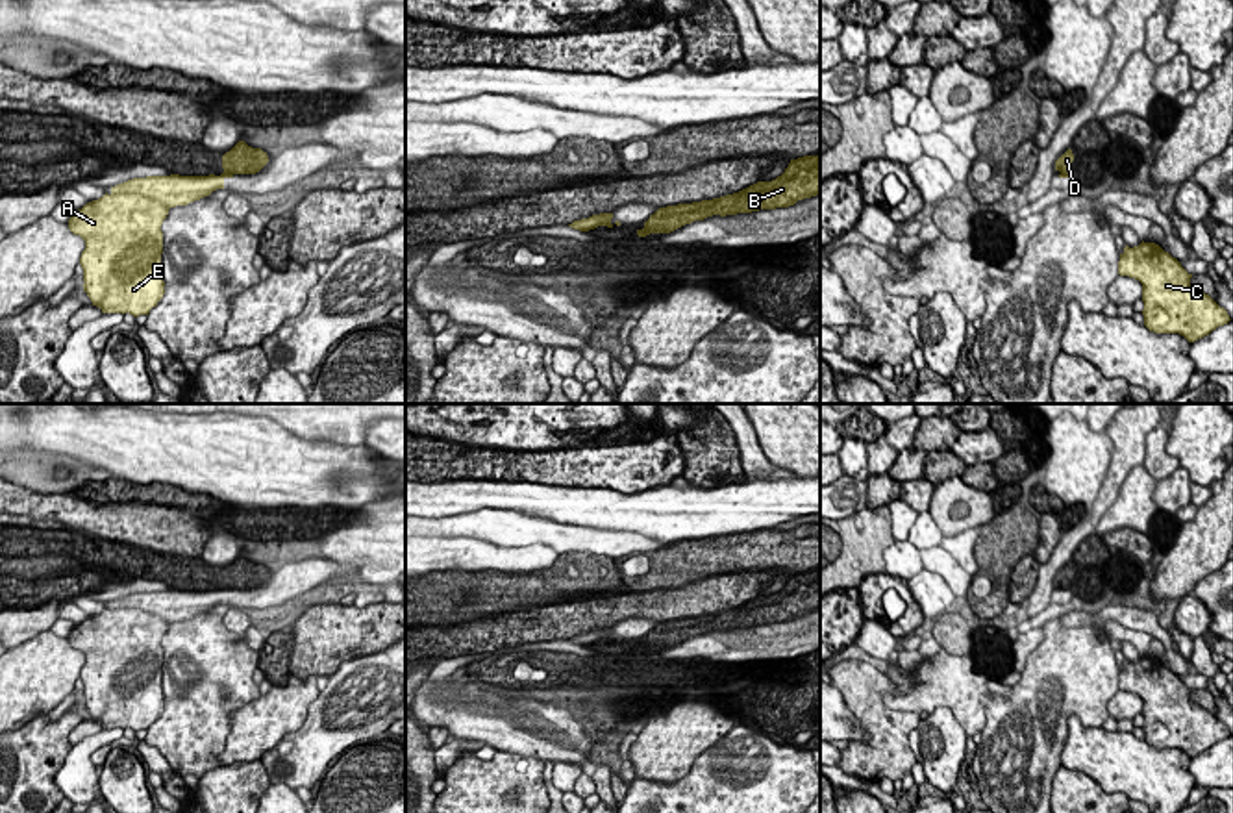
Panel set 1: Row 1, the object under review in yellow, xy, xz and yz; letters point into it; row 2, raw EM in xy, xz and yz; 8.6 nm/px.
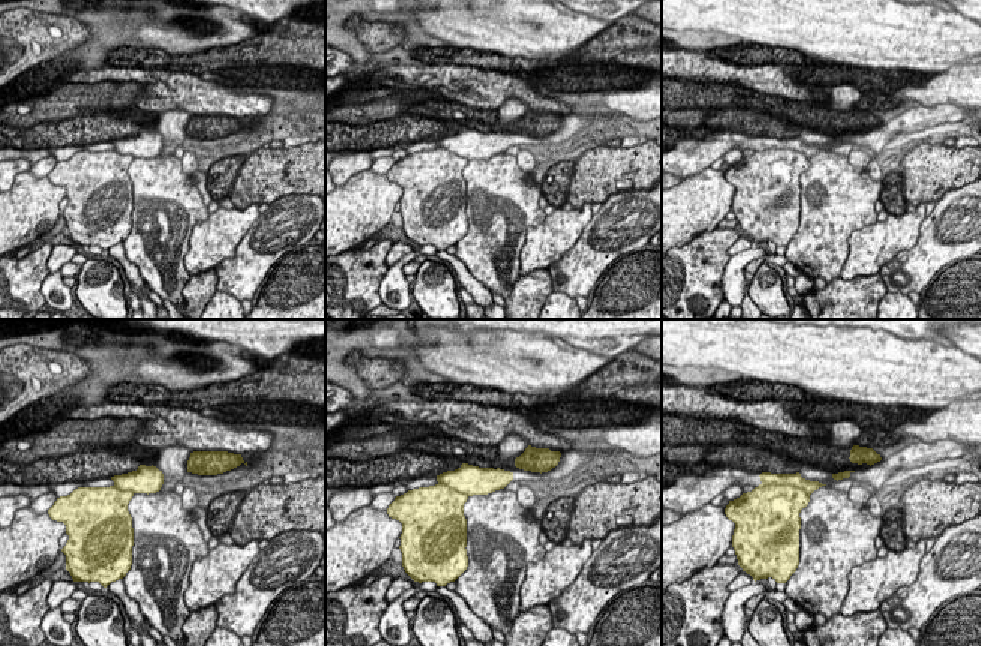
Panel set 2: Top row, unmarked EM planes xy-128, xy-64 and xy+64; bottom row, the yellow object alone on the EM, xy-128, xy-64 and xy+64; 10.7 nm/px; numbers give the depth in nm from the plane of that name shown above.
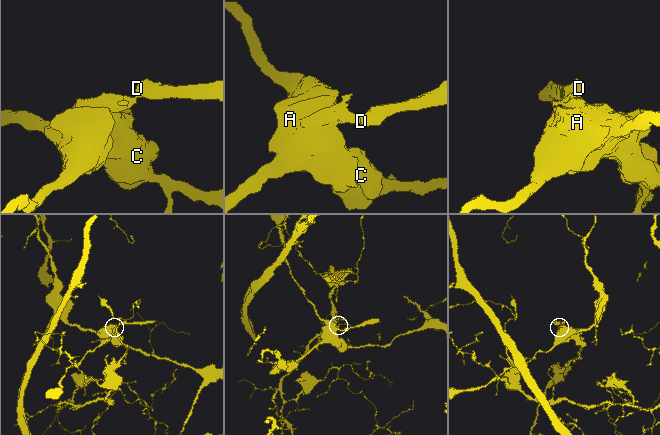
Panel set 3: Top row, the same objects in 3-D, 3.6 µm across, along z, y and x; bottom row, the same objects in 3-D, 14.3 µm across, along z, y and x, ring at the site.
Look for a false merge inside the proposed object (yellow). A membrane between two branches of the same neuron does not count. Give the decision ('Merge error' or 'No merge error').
Merge error

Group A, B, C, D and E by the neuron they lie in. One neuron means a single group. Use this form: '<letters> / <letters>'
A C E / B D

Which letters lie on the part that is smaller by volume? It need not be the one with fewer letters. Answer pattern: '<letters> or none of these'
B, D

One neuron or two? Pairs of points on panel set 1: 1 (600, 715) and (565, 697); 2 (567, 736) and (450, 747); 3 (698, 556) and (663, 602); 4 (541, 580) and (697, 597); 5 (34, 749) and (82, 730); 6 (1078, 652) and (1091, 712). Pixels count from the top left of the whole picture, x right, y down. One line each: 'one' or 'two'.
1: one
2: two
3: two
4: two
5: two
6: one

